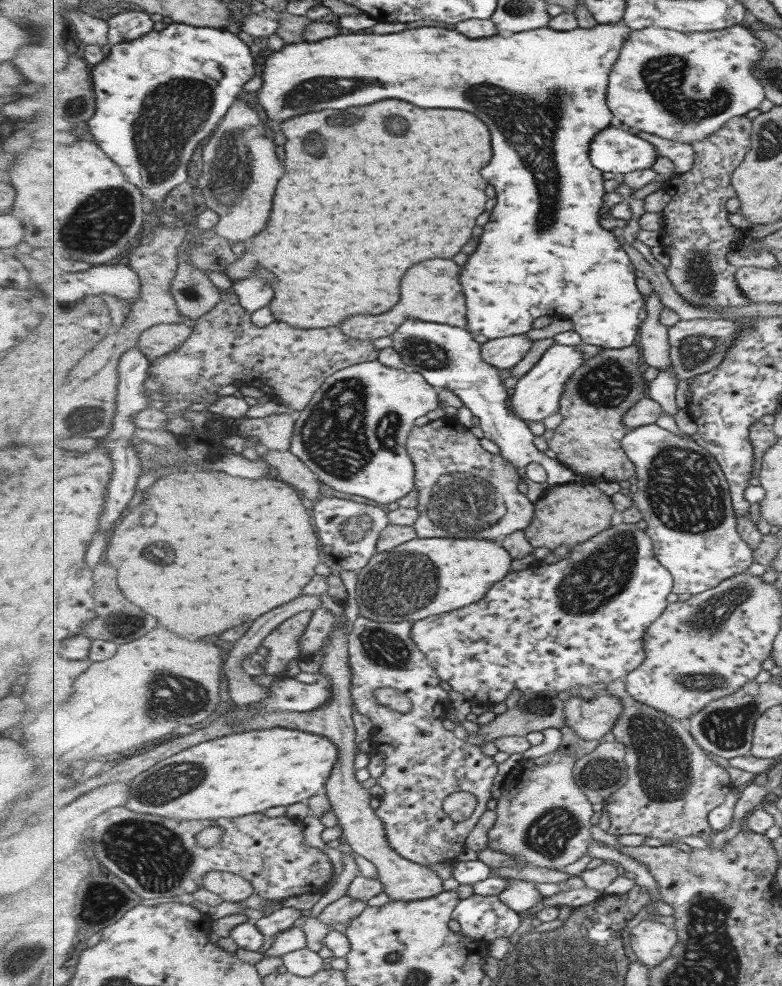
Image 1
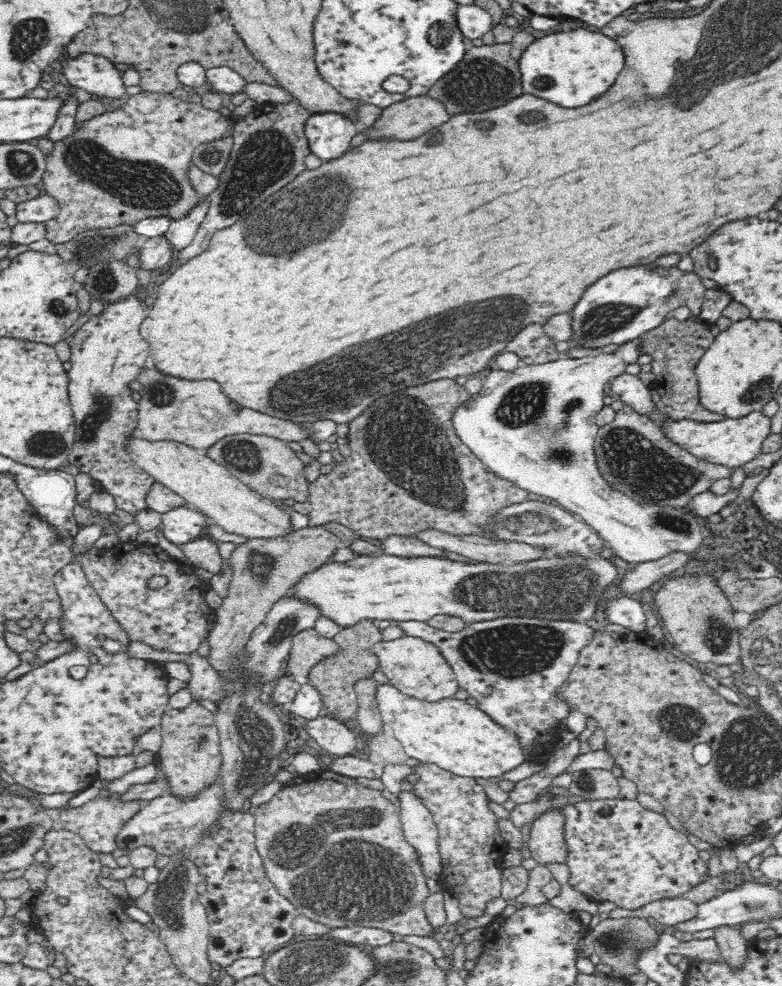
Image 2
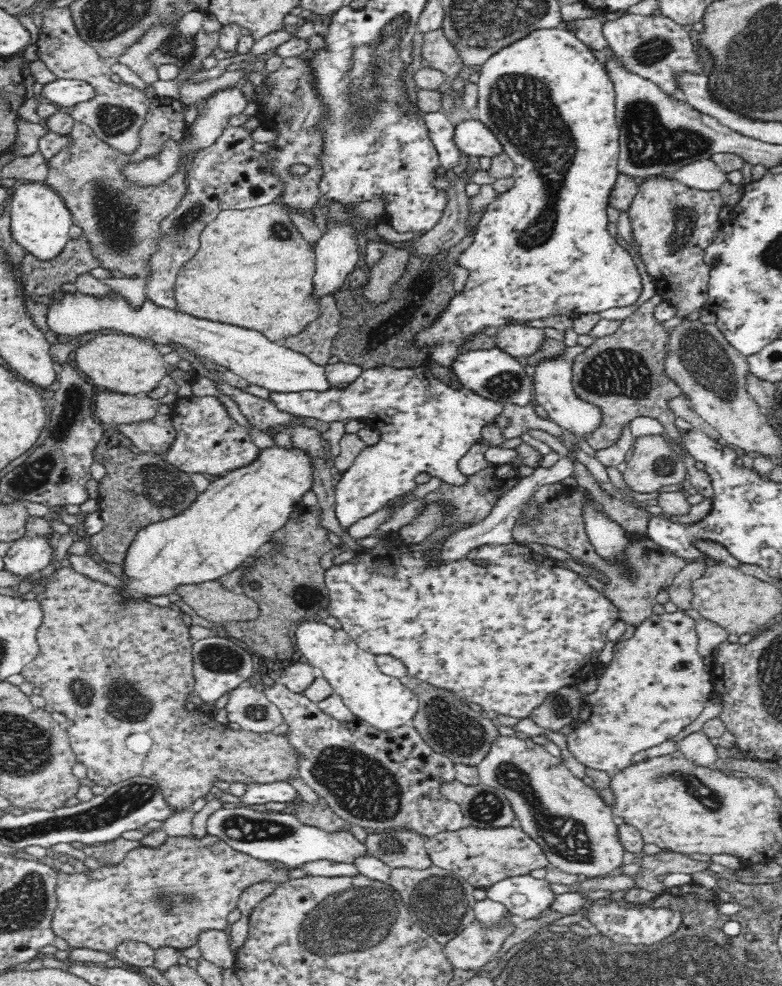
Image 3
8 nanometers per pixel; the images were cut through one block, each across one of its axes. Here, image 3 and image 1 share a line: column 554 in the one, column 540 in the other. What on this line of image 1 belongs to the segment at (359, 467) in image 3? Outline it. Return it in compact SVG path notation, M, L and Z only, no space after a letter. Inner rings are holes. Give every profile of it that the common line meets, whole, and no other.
M620 21L613 24L598 24L593 28L576 28L569 32L561 32L547 26L530 31L476 39L465 36L458 29L417 28L417 30L405 30L399 34L353 33L349 36L335 36L335 38L326 38L315 42L305 40L295 44L286 44L279 52L267 51L263 54L264 58L261 61L264 66L262 70L263 84L255 93L254 102L264 110L267 121L281 123L294 116L309 112L319 112L319 110L331 108L345 110L351 106L367 106L367 104L381 102L387 98L407 100L407 102L417 104L421 108L455 108L455 110L469 110L473 114L479 112L479 118L491 128L493 144L495 144L495 160L491 160L491 164L487 168L483 168L483 176L487 176L487 180L491 180L491 184L497 188L497 206L493 208L491 220L485 226L485 234L481 238L477 252L471 256L471 260L463 268L462 287L467 297L468 328L473 334L496 339L529 332L533 328L533 322L541 316L551 318L566 316L573 323L573 329L582 336L583 342L601 348L622 349L630 347L637 340L639 328L648 317L648 308L639 288L637 288L637 268L633 266L629 254L623 250L623 246L619 244L617 236L611 232L611 229L605 229L599 224L599 212L601 212L605 202L603 172L614 173L618 178L627 173L647 171L659 158L659 150L651 144L651 141L643 140L642 137L635 136L635 131L616 124L614 113L611 112L609 105L610 76L632 30L633 28L629 24ZM341 80L351 80L351 84L339 86ZM497 88L503 88L503 90L497 90ZM515 96L519 100L523 100L523 106L515 106Z

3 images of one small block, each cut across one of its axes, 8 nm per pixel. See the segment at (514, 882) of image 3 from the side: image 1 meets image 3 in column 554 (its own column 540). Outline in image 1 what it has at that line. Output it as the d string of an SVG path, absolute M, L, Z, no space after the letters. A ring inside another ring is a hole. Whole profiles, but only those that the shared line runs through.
M518 878L504 879L510 882L510 886L498 896L499 900L509 905L511 910L515 910L519 914L530 913L531 908L535 908L543 900L543 896L536 889L534 882Z

